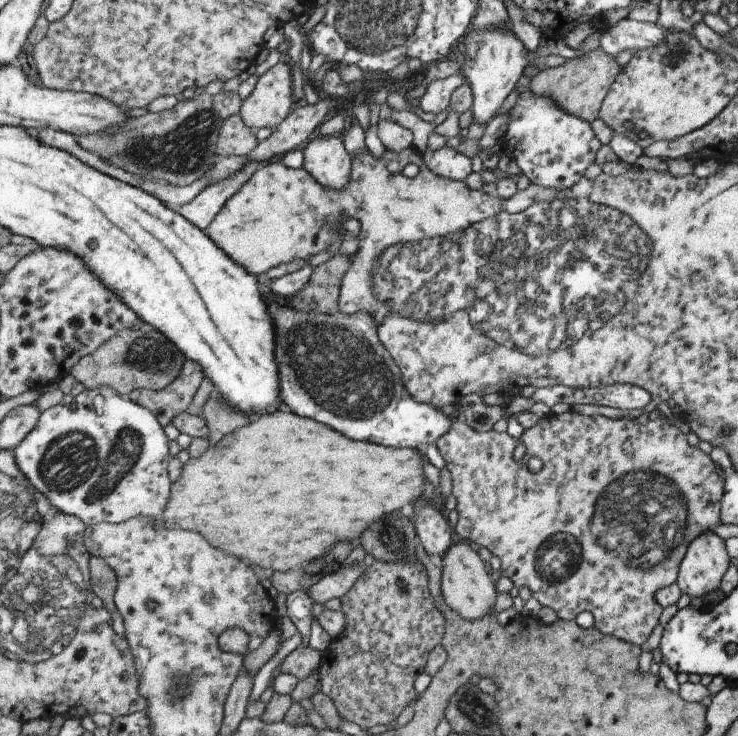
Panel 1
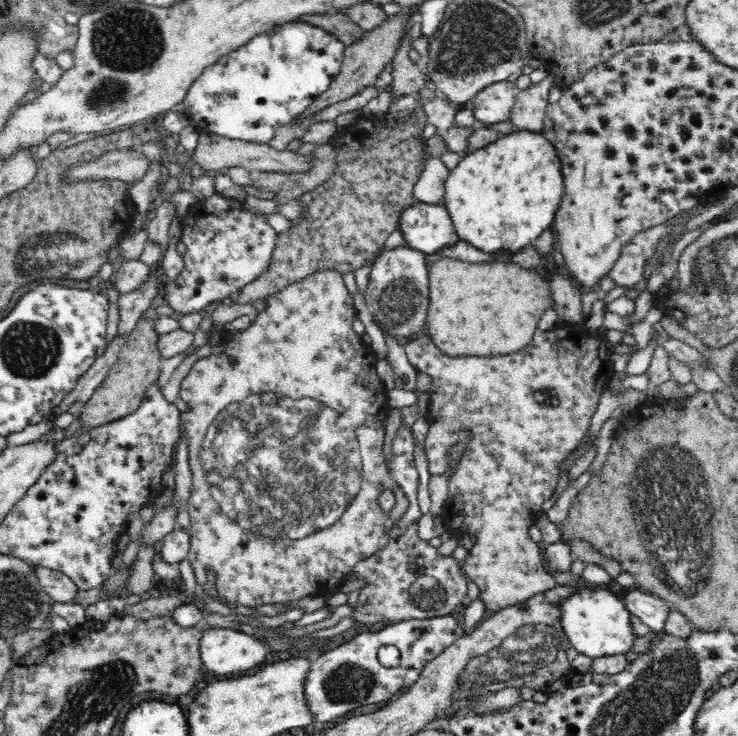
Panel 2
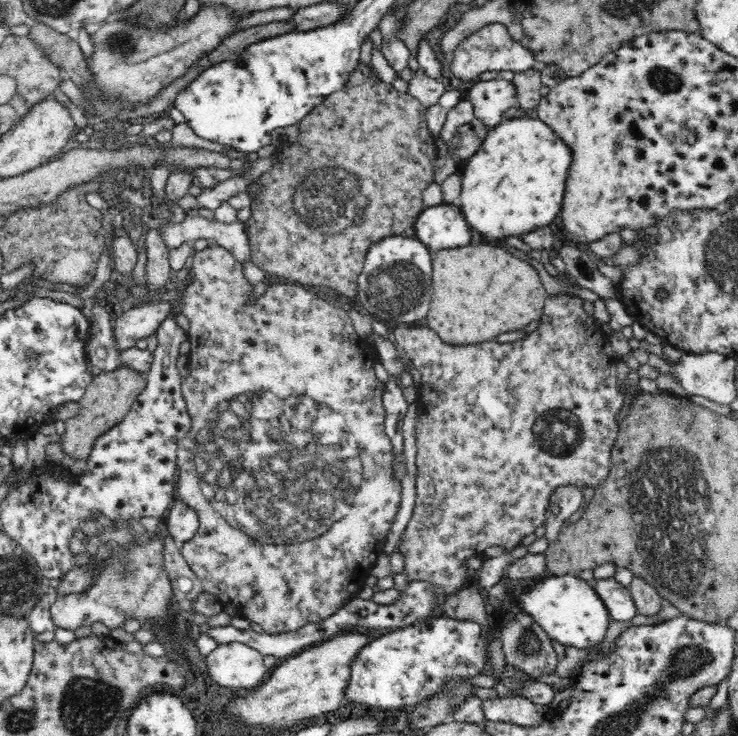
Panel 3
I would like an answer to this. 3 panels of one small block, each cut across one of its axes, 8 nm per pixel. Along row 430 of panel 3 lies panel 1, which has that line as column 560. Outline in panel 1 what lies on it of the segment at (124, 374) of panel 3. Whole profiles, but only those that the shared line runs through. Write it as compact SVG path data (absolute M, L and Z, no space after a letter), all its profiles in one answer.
M601 46L587 52L585 56L573 58L573 60L565 60L561 66L555 68L545 68L541 70L537 76L531 78L529 82L529 92L535 96L549 96L557 102L559 108L563 108L565 112L583 118L585 122L593 122L595 118L599 118L599 110L601 104L611 88L611 84L615 82L615 78L621 74L623 66L619 66L615 62L615 58L611 58Z

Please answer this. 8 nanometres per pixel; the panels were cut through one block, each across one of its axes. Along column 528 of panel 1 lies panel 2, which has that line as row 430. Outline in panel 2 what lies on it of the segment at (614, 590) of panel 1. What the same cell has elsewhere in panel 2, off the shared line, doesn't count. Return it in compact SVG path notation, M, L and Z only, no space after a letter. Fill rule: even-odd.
M558 324L554 330L536 330L532 342L522 352L506 356L450 358L434 346L430 336L410 340L404 348L410 364L432 376L432 386L428 390L430 410L426 416L430 430L426 434L424 450L430 474L446 474L448 478L450 498L442 514L448 522L448 532L454 538L476 536L464 570L468 578L478 584L486 610L500 612L556 588L558 582L544 570L538 544L530 540L530 528L536 526L538 518L544 514L542 504L554 496L556 484L566 476L566 472L560 472L560 464L586 438L592 416L600 406L602 392L608 382L616 378L610 360L614 352L612 344L604 338L604 332L590 336L584 324ZM462 428L472 432L472 440L462 454L462 464L448 474L448 450L460 442Z

